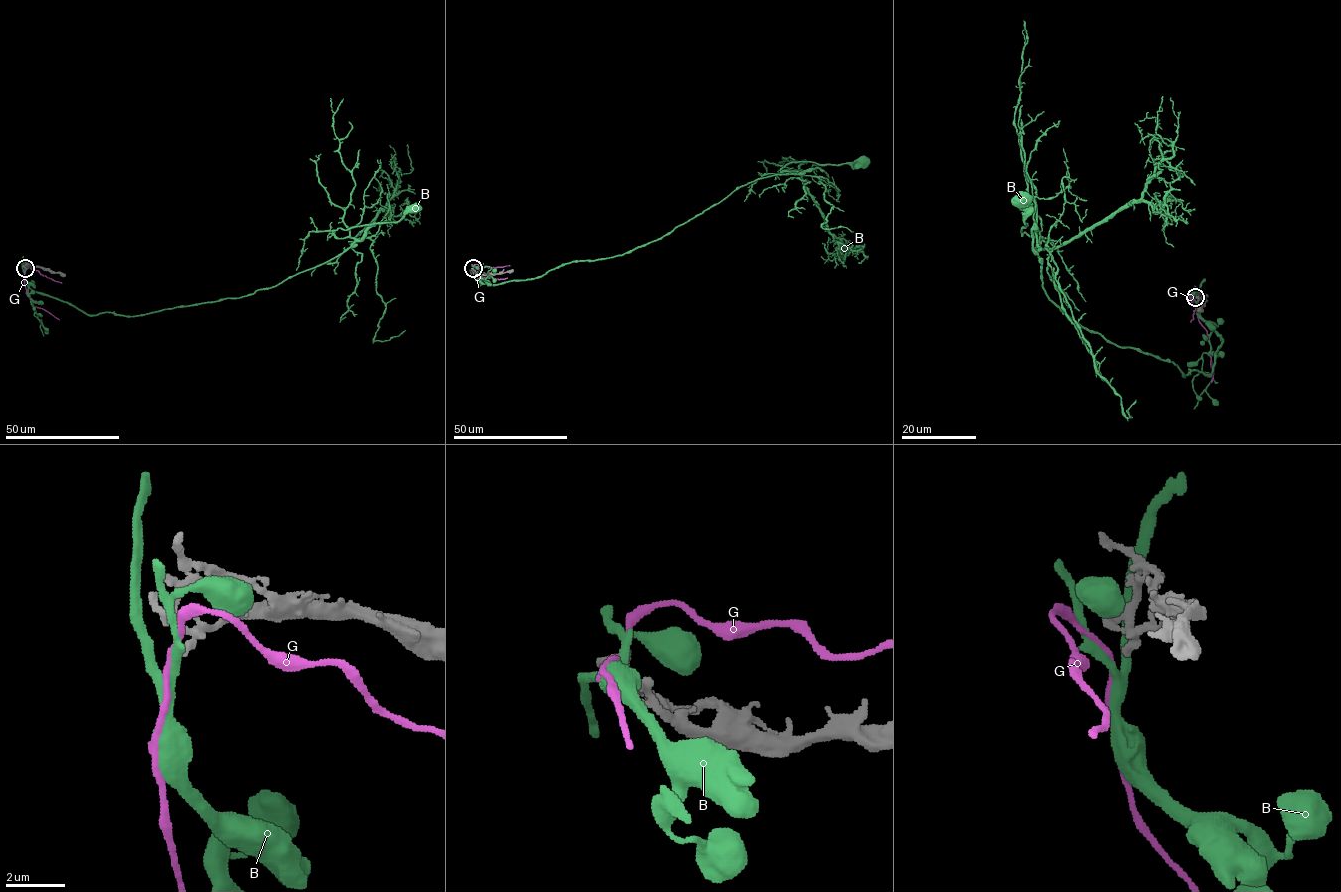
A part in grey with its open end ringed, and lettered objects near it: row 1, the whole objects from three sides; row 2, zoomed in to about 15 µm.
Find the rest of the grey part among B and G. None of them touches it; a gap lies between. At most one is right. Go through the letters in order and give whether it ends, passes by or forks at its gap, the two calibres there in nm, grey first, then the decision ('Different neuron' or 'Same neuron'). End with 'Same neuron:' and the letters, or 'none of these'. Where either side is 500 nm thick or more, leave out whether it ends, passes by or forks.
B: It passes by. Thickness 200 nm (grey) against 280 nm. Different neuron
G: It passes by. Thickness 200 nm (grey) against 190 nm. Same neuron
Same neuron: G

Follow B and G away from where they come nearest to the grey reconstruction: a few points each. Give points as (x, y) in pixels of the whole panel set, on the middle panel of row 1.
B: (473, 267), (479, 281), (499, 284), (622, 255), (750, 182), (803, 172), (782, 172), (791, 162), (863, 162)
G: (473, 267), (477, 277), (507, 278)

